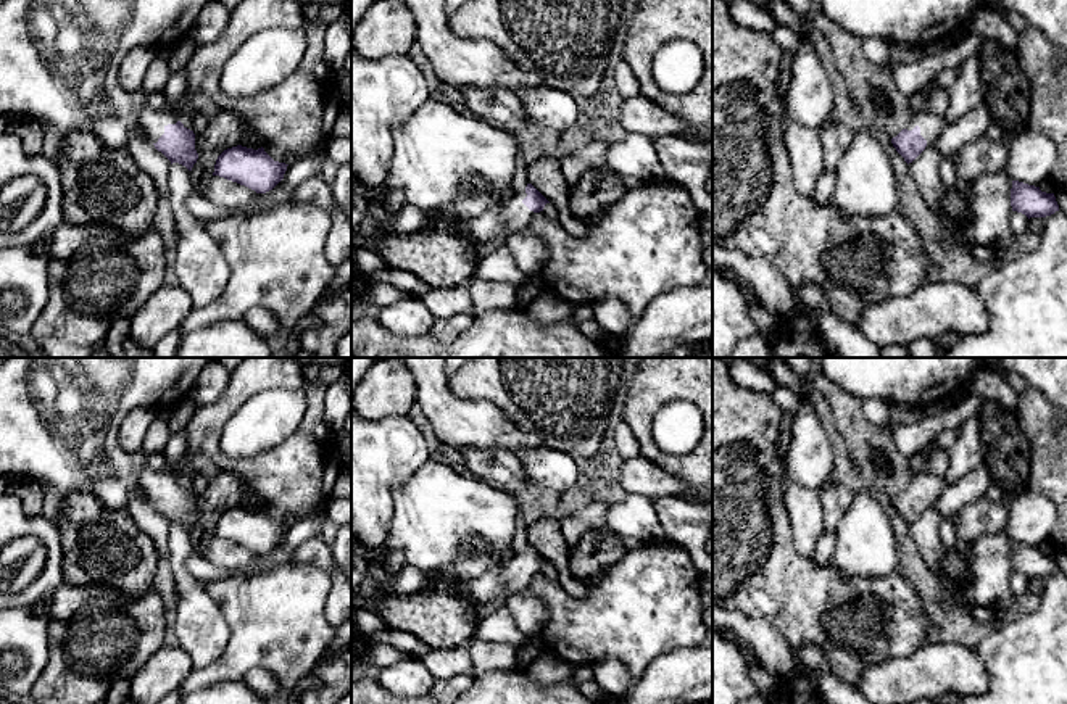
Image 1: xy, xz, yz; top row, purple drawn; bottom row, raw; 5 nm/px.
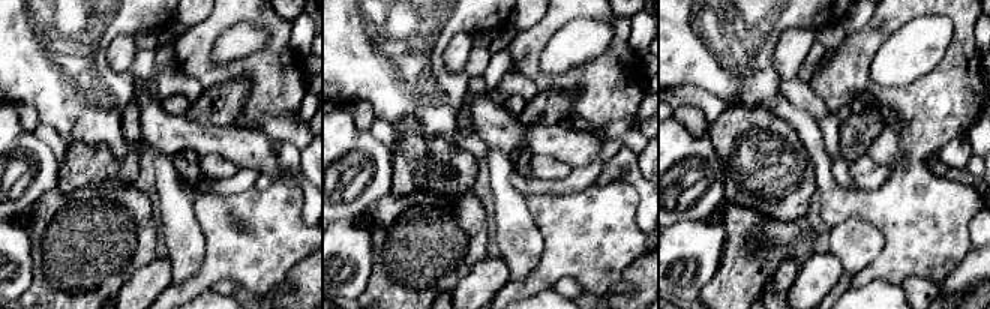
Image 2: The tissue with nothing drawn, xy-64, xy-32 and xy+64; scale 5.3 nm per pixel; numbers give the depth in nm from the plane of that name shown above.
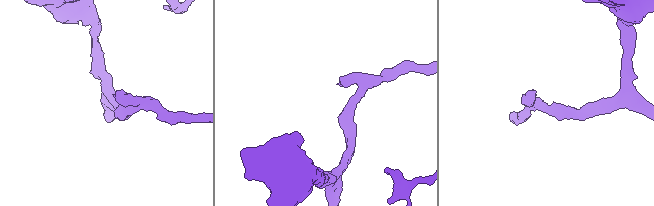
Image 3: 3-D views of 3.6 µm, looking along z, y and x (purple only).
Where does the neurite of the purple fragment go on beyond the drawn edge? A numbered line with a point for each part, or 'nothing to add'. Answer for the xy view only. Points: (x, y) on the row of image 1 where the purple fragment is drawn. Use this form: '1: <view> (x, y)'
1: xy (150, 121)

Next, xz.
1: xz (514, 215)

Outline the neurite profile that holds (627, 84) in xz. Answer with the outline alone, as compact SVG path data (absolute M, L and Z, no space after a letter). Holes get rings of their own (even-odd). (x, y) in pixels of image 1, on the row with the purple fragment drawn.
M622 60L614 69L616 89L625 98L641 95L640 82L632 68Z

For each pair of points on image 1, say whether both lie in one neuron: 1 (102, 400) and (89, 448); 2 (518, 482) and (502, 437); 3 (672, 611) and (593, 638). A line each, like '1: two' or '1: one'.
1: one
2: two
3: one

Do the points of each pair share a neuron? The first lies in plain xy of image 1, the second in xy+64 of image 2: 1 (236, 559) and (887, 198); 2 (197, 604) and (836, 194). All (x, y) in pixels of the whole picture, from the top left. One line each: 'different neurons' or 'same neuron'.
1: different neurons
2: different neurons

